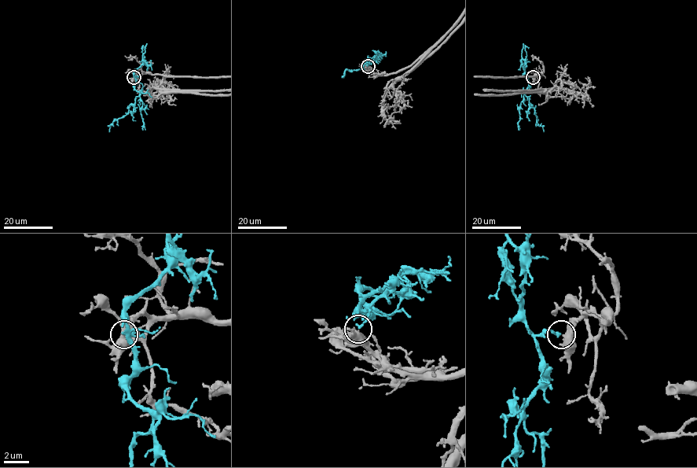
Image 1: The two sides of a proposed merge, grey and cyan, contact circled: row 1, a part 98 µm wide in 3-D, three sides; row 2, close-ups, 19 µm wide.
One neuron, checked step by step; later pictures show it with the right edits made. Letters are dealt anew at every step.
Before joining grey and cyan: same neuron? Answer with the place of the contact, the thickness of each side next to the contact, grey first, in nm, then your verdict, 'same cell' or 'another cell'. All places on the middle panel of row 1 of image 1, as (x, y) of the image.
(368, 66) | 460/200 nm | another cell

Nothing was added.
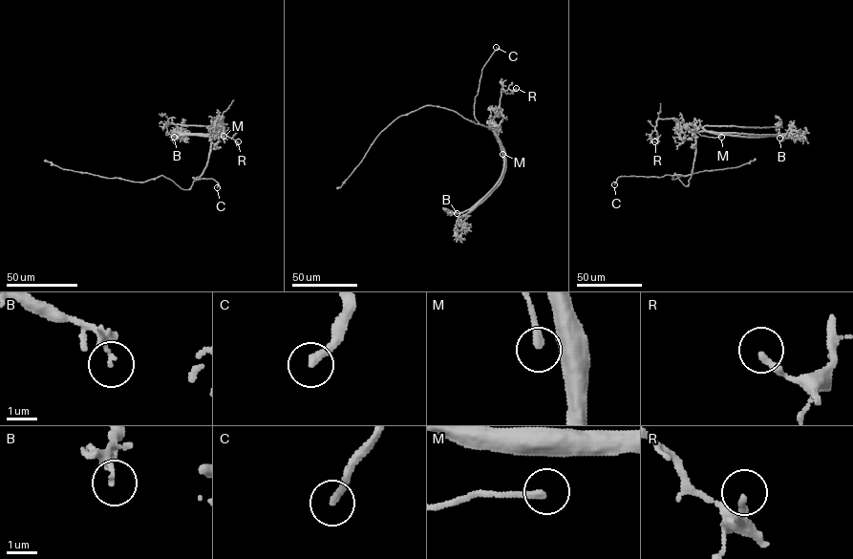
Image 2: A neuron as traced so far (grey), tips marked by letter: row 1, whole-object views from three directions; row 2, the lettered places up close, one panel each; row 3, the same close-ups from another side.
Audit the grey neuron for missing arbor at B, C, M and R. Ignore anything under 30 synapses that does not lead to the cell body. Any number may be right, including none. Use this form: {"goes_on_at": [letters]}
{"goes_on_at": ["C"]}

